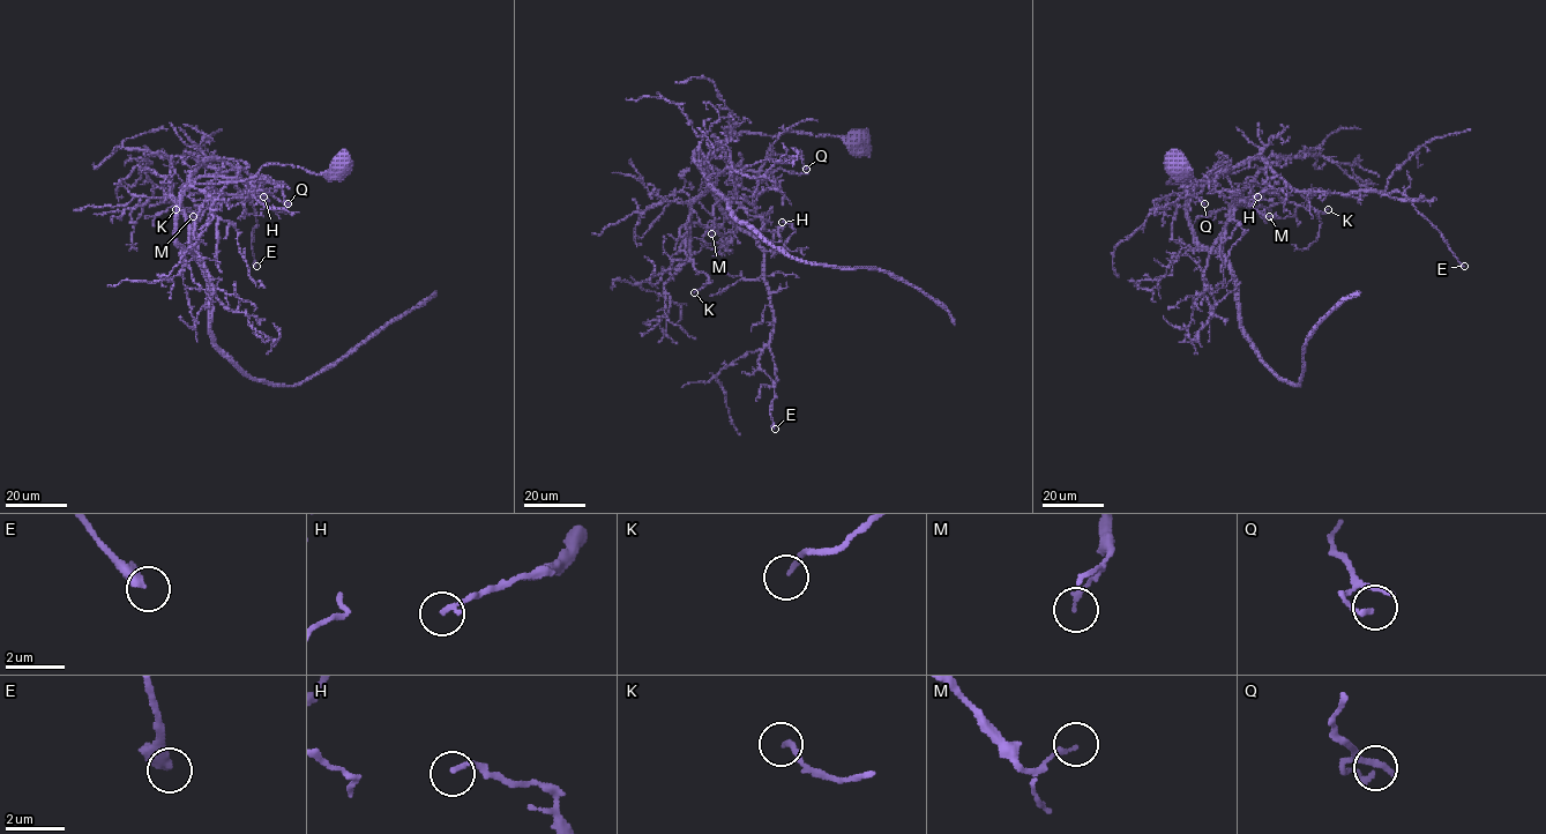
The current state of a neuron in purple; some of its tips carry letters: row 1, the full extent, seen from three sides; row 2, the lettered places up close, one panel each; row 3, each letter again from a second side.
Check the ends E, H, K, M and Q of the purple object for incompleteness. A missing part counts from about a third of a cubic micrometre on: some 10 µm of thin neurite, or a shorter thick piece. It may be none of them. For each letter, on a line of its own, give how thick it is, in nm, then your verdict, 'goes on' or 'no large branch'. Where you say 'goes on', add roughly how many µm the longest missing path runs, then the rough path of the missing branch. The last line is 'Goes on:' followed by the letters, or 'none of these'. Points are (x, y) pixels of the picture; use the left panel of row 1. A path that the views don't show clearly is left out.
E: calibre 440 nm; no large branch
H: calibre 160 nm; no large branch
K: calibre 160 nm; no large branch
M: calibre 160 nm; no large branch
Q: calibre 180 nm; no large branch
Goes on: none of these

